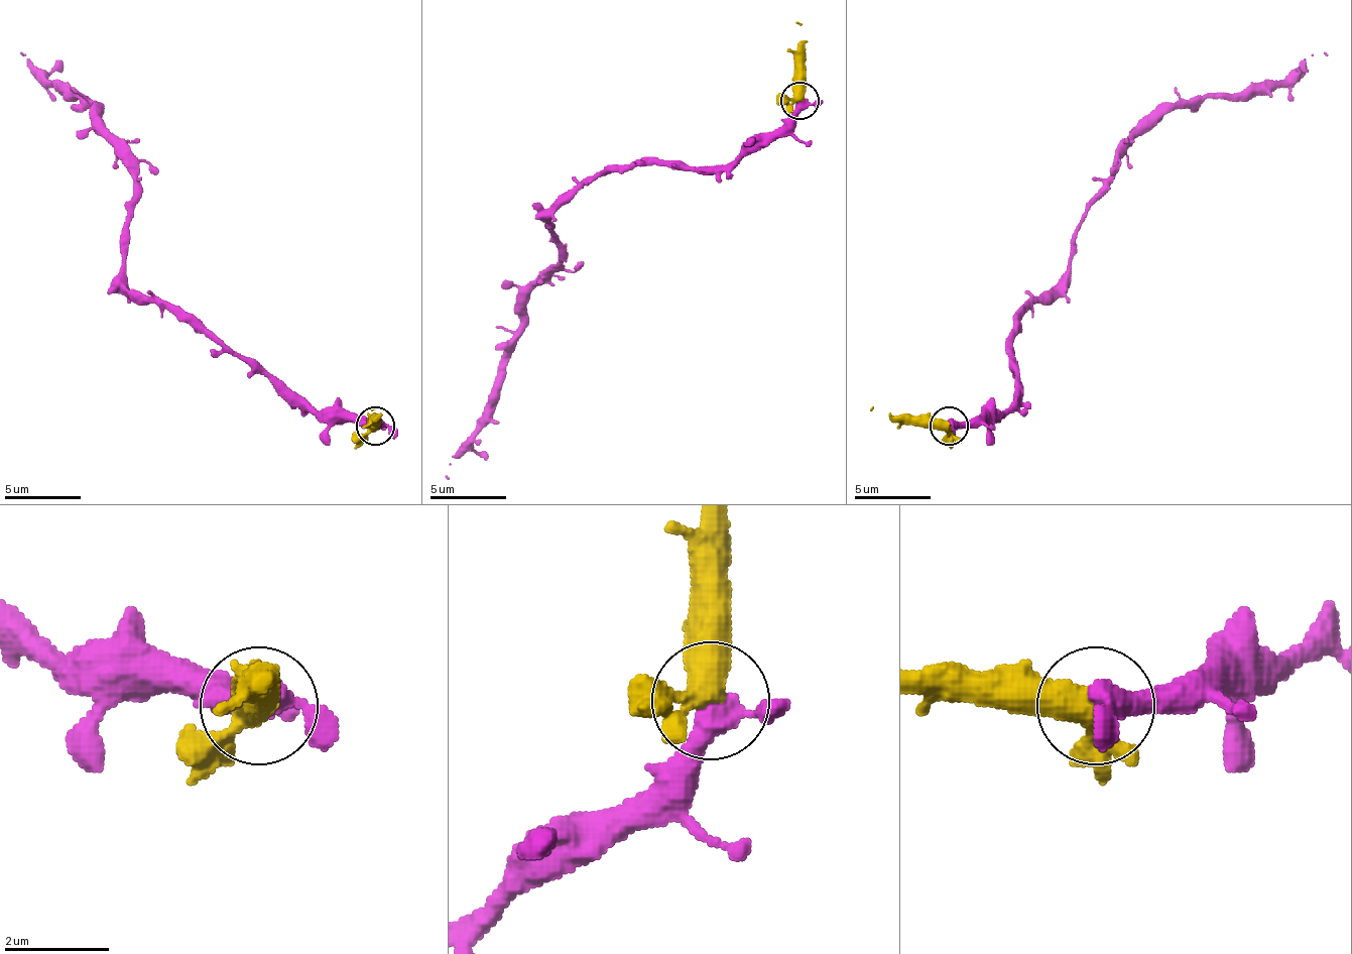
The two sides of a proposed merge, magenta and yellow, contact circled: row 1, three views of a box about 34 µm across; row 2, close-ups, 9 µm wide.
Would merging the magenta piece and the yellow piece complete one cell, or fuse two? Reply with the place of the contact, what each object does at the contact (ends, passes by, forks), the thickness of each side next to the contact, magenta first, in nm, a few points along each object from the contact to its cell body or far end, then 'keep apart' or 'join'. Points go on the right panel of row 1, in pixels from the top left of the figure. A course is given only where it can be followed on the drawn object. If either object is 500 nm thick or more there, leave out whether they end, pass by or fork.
place (949, 426); magenta passes by; yellow passes by; calibres 400 and 440 nm; course magenta (950, 427), (1014, 400), (1014, 324), (1060, 285), (1072, 233), (1140, 133), (1208, 96), (1269, 96), (1326, 53); course yellow (950, 427), (900, 423), (889, 411), (873, 407), (870, 411); join

